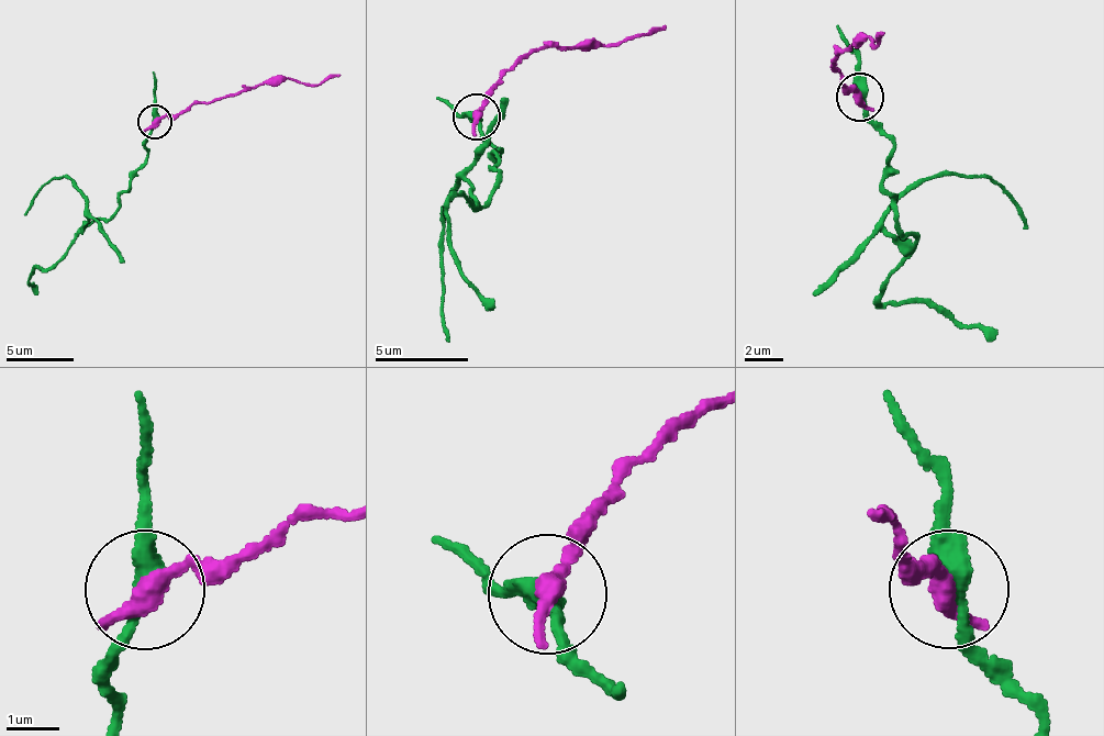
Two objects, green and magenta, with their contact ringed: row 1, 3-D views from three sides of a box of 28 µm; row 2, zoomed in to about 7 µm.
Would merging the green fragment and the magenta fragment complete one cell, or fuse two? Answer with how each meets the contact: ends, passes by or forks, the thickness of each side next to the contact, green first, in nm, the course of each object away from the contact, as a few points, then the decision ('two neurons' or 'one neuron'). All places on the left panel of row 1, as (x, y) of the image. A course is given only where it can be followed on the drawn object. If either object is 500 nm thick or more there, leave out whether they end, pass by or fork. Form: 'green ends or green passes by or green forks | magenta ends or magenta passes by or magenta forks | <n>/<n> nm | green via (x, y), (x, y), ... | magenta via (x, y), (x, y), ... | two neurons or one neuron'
green passes by | magenta passes by | 360/320 nm | green via (156, 121), (148, 155), (129, 185), (120, 209), (87, 222), (88, 209), (71, 178), (52, 177), (22, 214) | magenta via (156, 121), (175, 118), (227, 95), (288, 77), (324, 84), (338, 74) | two neurons

